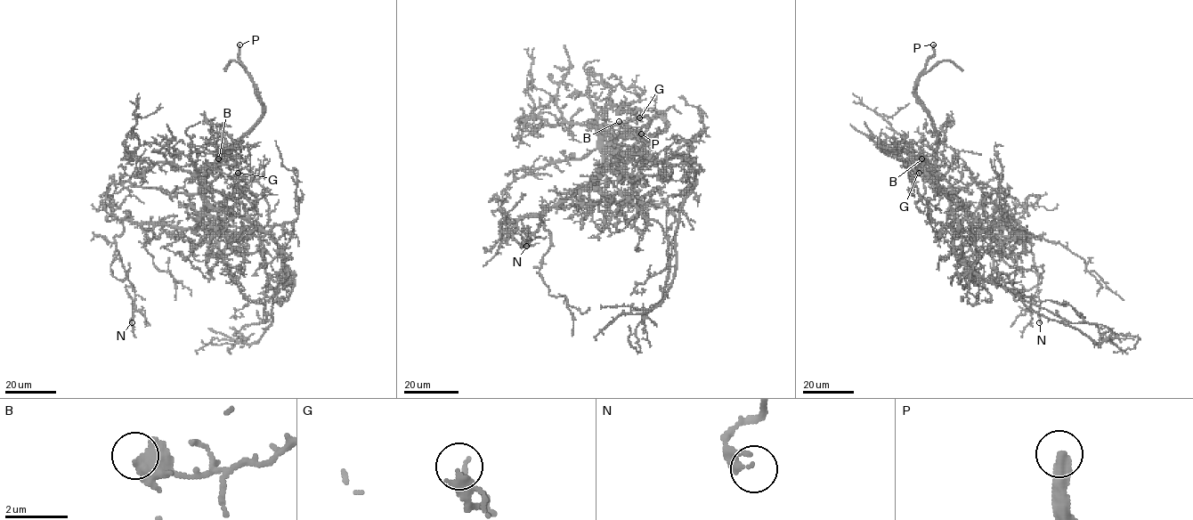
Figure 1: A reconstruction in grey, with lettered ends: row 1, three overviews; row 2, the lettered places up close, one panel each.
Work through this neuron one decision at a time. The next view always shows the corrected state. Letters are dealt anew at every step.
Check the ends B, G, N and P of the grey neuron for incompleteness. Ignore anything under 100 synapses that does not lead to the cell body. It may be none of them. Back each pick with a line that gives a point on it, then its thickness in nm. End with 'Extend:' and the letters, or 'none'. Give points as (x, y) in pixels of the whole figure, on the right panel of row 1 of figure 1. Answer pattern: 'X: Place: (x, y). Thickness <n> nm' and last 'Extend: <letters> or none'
P: Place: (933, 44). Thickness 400 nm
Extend: P

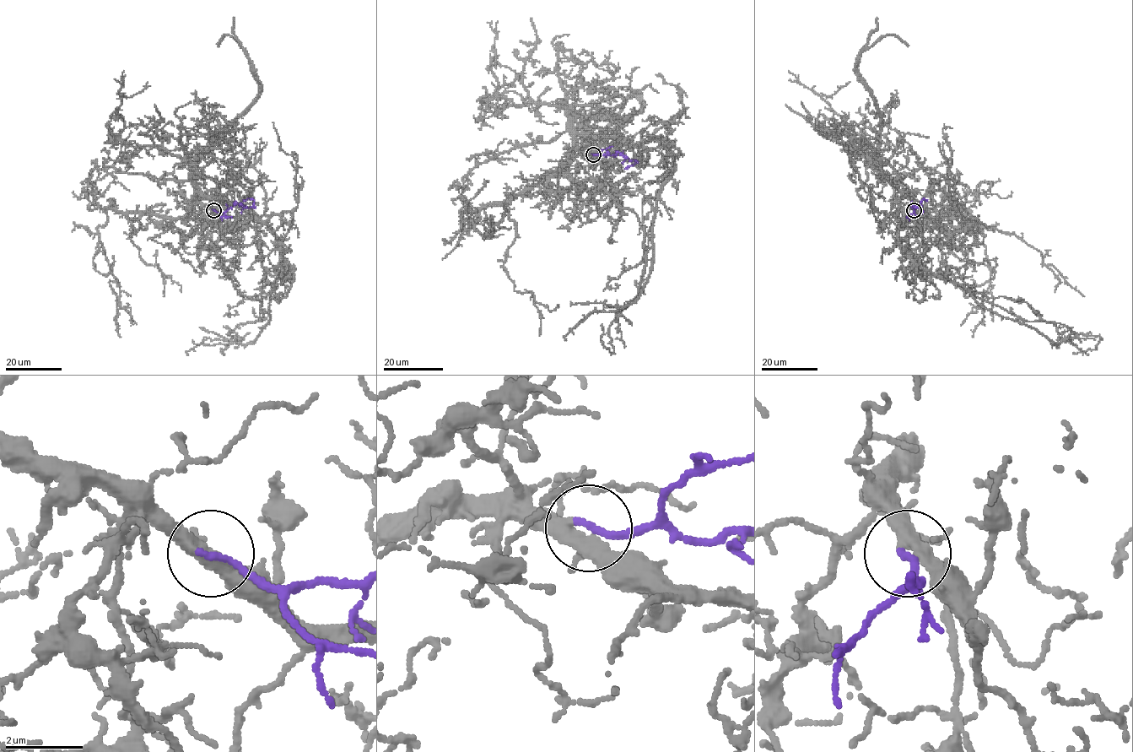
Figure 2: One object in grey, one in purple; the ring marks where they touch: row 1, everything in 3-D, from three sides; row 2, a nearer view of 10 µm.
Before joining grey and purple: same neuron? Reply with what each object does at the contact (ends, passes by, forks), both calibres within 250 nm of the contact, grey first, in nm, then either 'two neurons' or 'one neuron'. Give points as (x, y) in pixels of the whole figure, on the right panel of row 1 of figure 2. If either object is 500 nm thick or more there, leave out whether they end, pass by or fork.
grey forks there; purple ends there; 320 nm thick on the grey side, 180 nm on the other; one neuron

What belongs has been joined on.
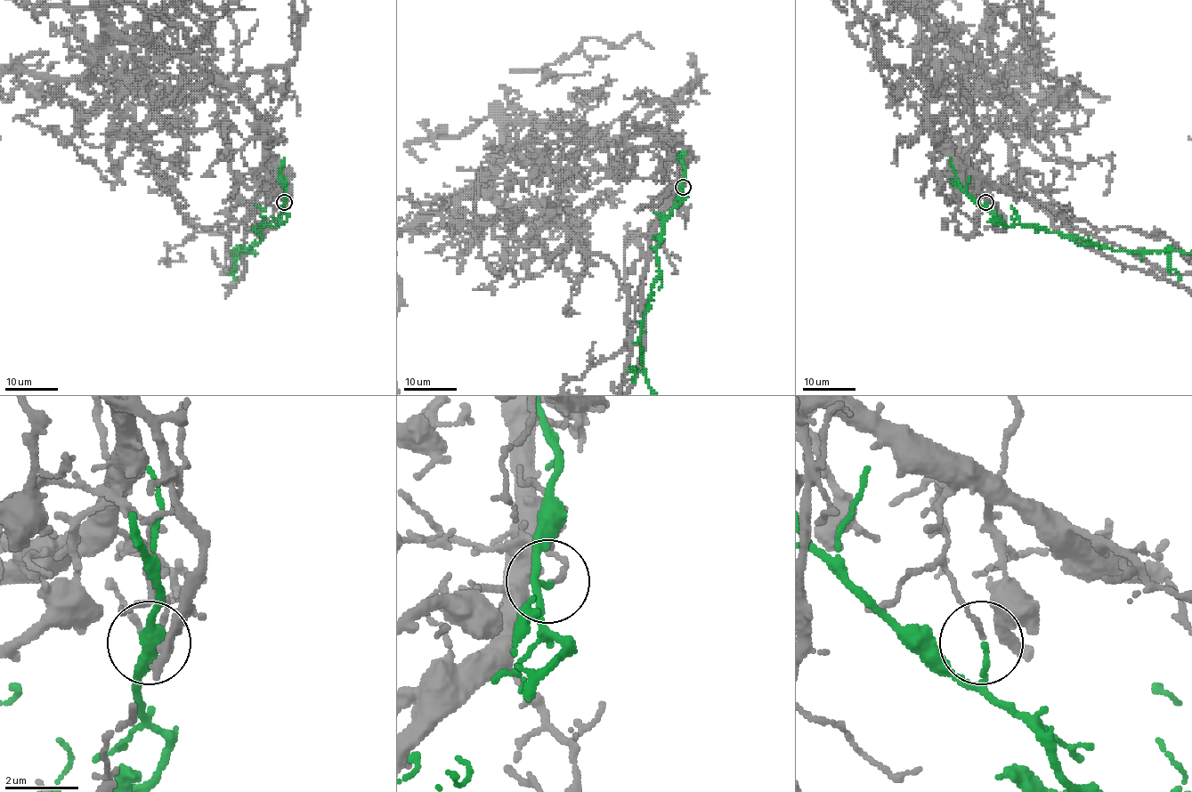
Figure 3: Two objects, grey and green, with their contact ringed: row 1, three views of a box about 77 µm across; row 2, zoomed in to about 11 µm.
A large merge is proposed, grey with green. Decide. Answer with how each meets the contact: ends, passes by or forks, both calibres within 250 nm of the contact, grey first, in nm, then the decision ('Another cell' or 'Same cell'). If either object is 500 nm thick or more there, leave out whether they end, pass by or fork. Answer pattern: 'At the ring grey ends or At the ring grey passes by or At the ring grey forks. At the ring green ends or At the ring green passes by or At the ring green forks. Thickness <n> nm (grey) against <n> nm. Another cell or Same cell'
At the ring grey ends. At the ring green ends. Thickness 120 nm (grey) against 140 nm. Another cell

